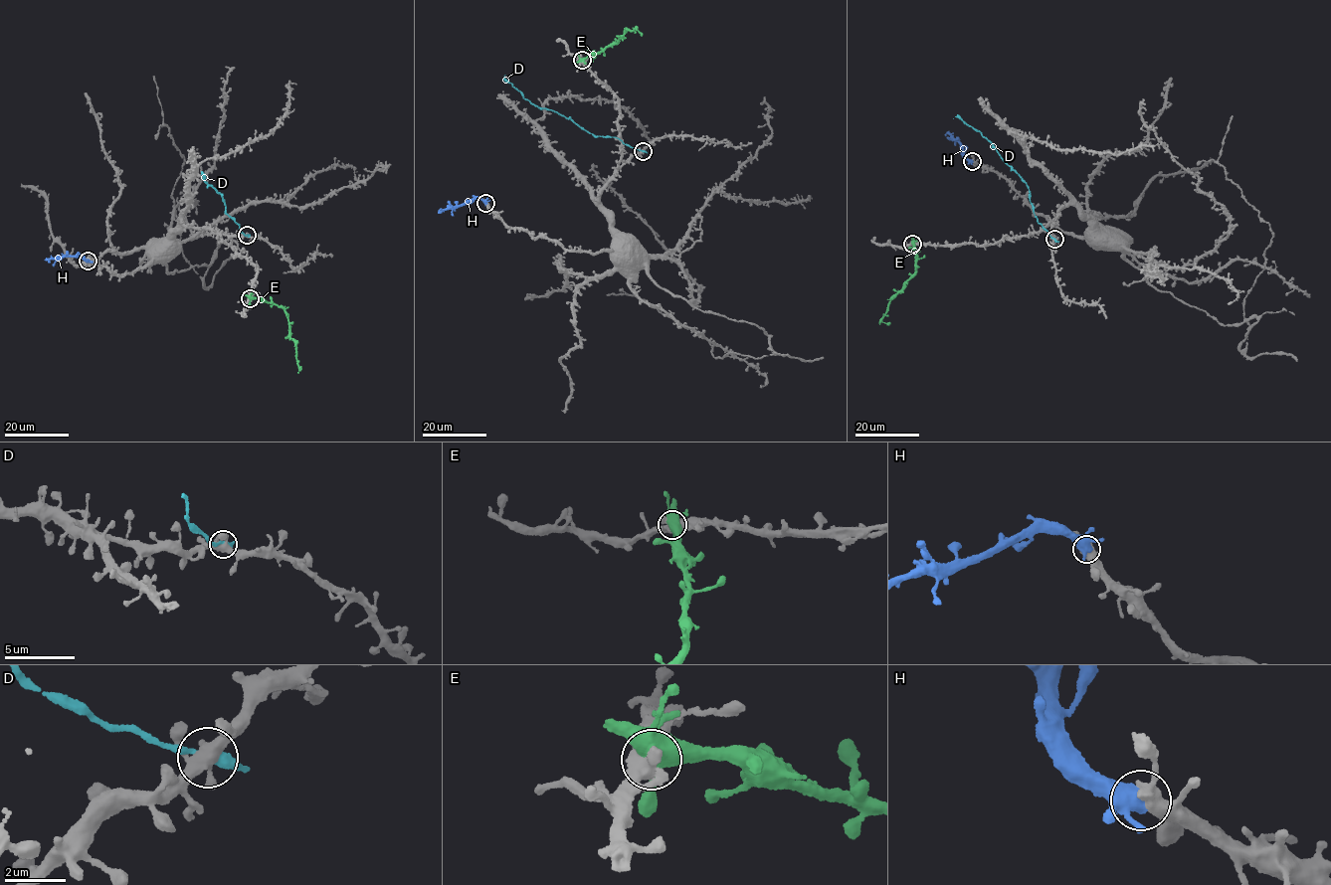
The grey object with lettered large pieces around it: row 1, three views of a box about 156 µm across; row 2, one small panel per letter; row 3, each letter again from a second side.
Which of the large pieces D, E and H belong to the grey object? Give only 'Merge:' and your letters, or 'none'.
Merge: H

